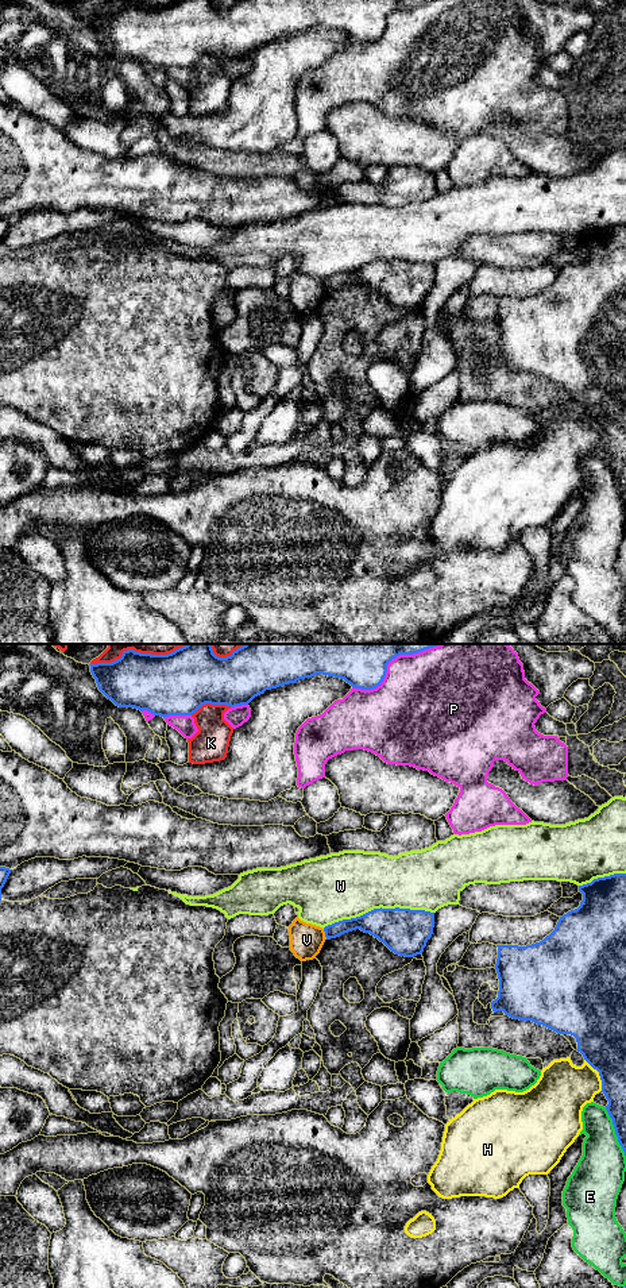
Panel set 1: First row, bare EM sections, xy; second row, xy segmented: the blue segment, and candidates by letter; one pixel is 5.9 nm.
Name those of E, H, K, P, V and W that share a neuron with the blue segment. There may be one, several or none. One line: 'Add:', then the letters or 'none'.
Add: none

